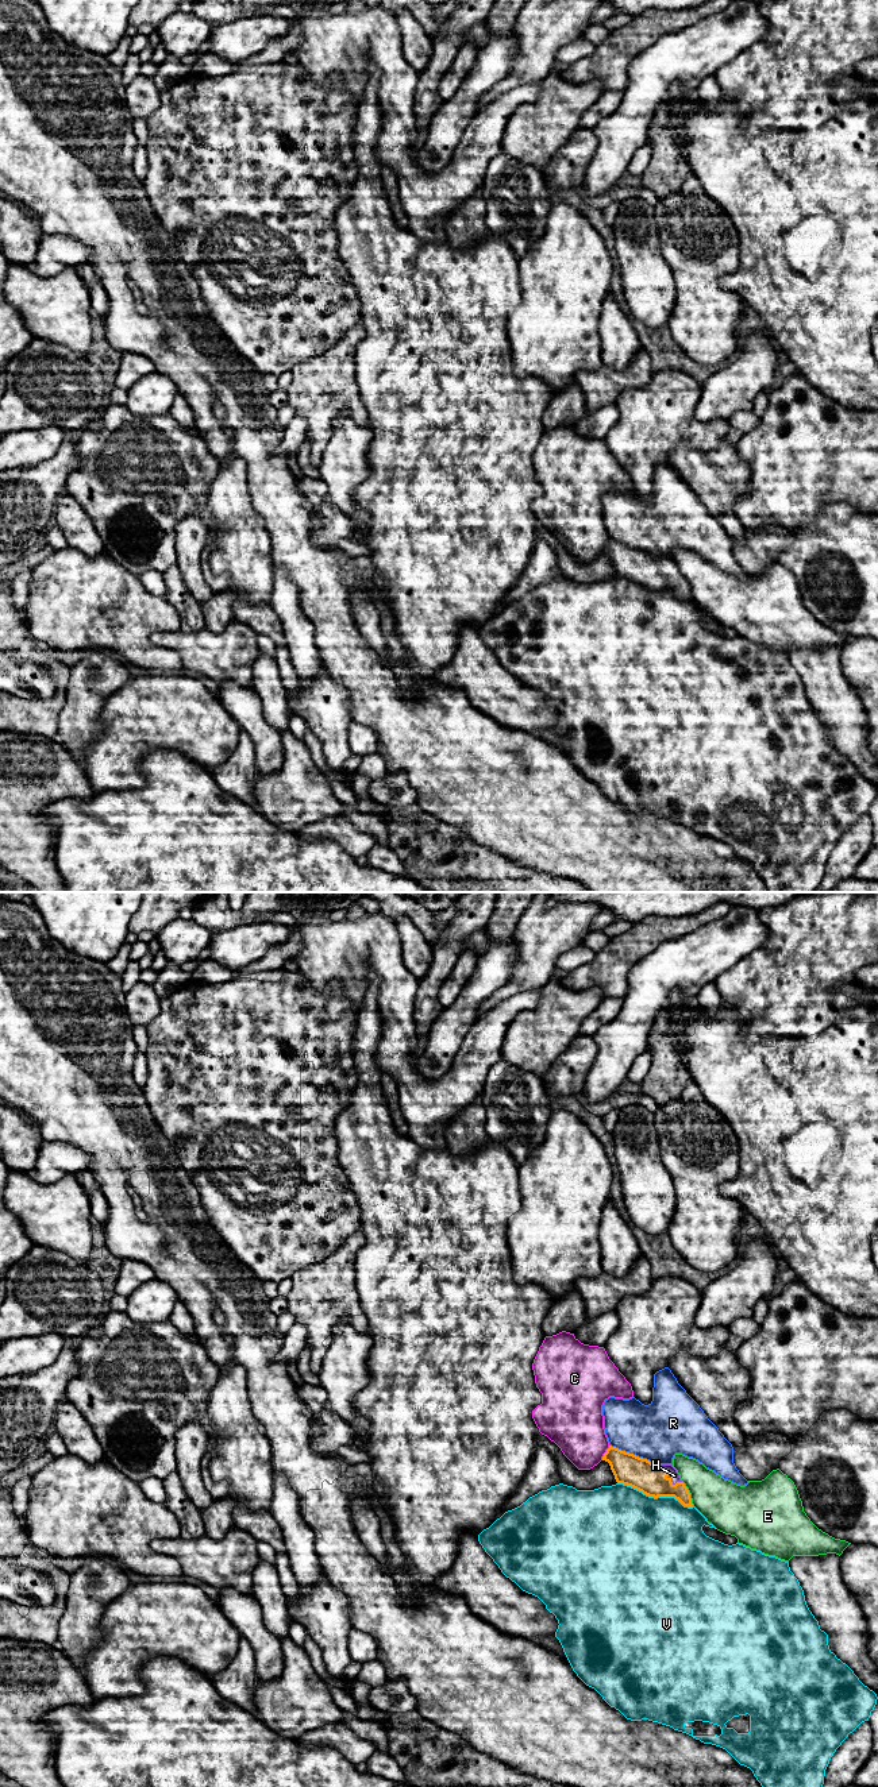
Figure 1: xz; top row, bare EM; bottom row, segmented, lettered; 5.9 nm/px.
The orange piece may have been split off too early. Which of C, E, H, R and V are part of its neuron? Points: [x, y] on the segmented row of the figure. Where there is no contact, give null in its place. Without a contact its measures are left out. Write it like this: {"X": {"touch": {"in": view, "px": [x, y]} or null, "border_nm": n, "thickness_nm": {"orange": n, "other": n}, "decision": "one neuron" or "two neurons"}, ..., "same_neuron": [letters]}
{"C": {"touch": {"in": "xz", "px": [605, 1452]}, "border_nm": 100, "thickness_nm": {"orange": 190, "other": 340}, "decision": "two neurons"}, "E": {"touch": {"in": "xz", "px": [689, 1493]}, "border_nm": 170, "thickness_nm": {"orange": 190, "other": 280}, "decision": "two neurons"}, "H": {"touch": {"in": "xz", "px": [669, 1474]}, "border_nm": 180, "thickness_nm": {"orange": 190, "other": 60}, "decision": "one neuron"}, "R": {"touch": {"in": "xz", "px": [632, 1454]}, "border_nm": 320, "thickness_nm": {"orange": 190, "other": 340}, "decision": "two neurons"}, "V": {"touch": {"in": "xz", "px": [655, 1497]}, "border_nm": 480, "thickness_nm": {"orange": 190, "other": 500}, "decision": "two neurons"}, "same_neuron": ["H"]}

